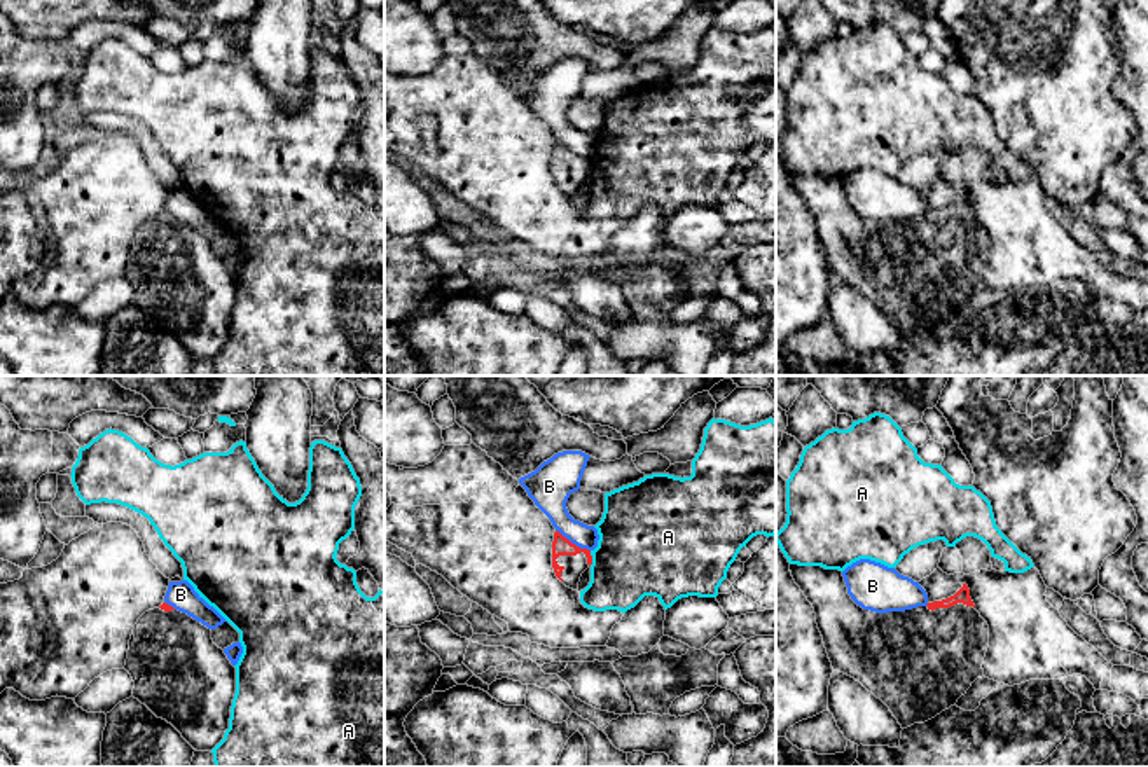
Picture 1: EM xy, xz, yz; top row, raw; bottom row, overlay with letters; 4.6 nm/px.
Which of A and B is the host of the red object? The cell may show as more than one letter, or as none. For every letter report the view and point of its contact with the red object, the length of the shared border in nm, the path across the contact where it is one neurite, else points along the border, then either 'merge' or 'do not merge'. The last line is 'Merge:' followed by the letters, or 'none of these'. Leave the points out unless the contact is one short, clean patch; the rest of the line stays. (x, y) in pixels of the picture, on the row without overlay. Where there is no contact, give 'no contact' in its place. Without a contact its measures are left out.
A: xz (591, 166) | 70 nm | along xz (589, 159), (591, 173) | do not merge
B: xz (574, 152) | 190 nm | along xz (556, 138), (589, 159) | do not merge
Merge: none of these

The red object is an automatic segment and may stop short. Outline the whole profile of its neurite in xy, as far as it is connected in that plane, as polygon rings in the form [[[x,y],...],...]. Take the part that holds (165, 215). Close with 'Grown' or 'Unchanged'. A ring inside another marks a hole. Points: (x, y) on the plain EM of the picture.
[[[163,211],[135,232],[124,278],[135,290],[133,306],[171,332],[196,360],[211,360],[229,337],[236,276],[211,248],[211,238]]]. Grown

